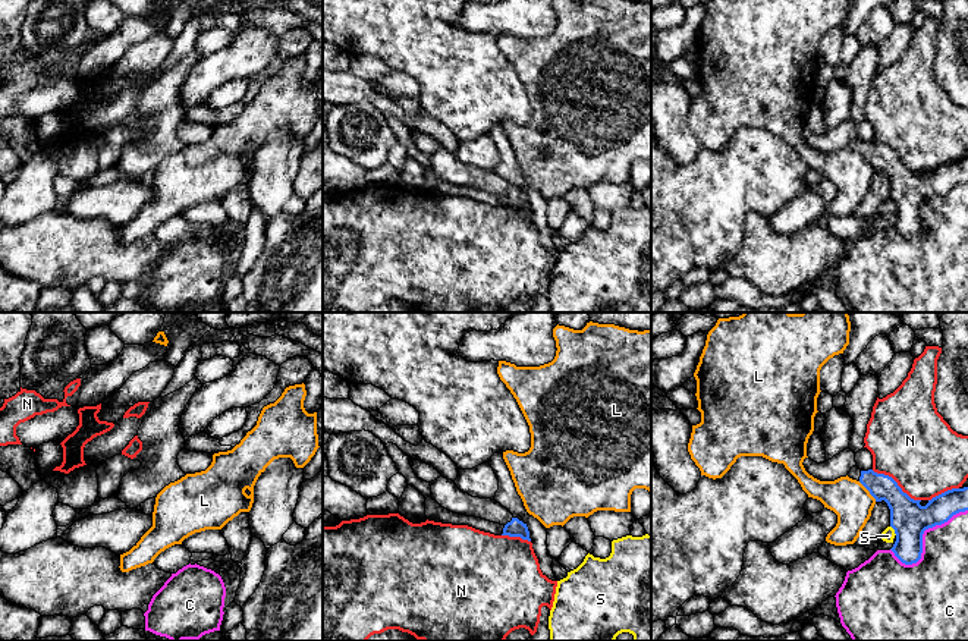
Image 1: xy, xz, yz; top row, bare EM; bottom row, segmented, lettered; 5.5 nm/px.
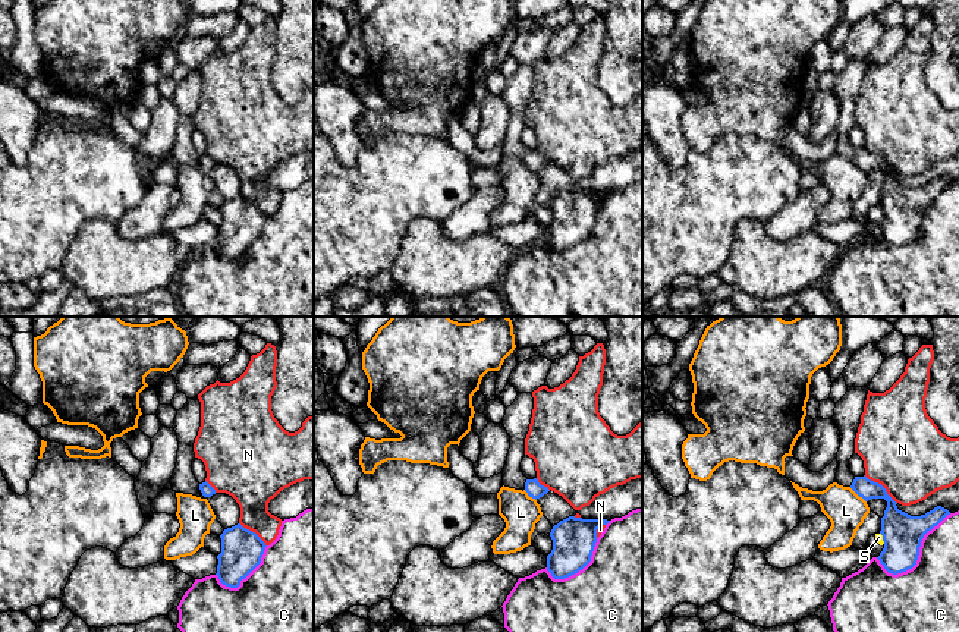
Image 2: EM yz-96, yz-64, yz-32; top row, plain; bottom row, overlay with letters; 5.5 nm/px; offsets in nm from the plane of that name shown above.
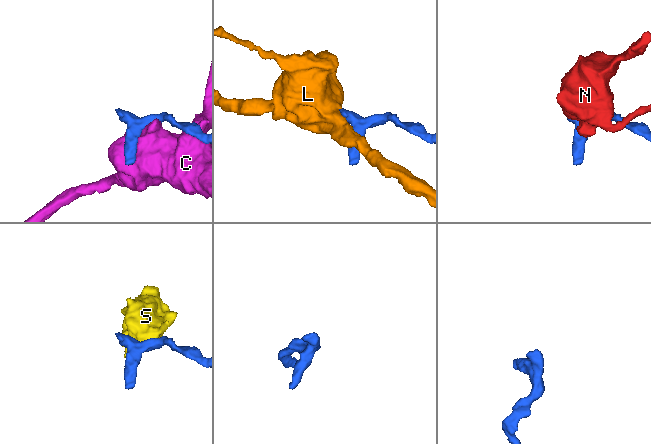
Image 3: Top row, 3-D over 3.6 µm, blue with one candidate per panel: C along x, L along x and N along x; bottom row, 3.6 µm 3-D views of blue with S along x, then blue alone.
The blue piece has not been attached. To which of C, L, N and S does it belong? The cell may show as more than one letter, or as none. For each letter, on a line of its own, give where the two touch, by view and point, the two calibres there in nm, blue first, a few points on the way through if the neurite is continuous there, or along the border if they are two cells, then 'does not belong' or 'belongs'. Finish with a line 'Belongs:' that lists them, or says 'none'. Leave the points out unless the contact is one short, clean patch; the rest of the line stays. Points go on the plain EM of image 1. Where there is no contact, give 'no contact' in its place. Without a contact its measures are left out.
C: meets blue in yz at (921, 210); 200 nm thick on the blue side, 320 nm on the other; does not belong
L: meets blue in yz at (868, 162); 190 nm thick on the blue side, 220 nm on the other; border along yz (858, 153), (876, 172); does not belong
N: meets blue in yz at (896, 154); 200 nm thick on the blue side, 440 nm on the other; does not belong
S: meets blue in yz at (893, 200); 200 nm thick on the blue side, 70 nm on the other; border along yz (890, 197), (896, 206); does not belong
Belongs: none

